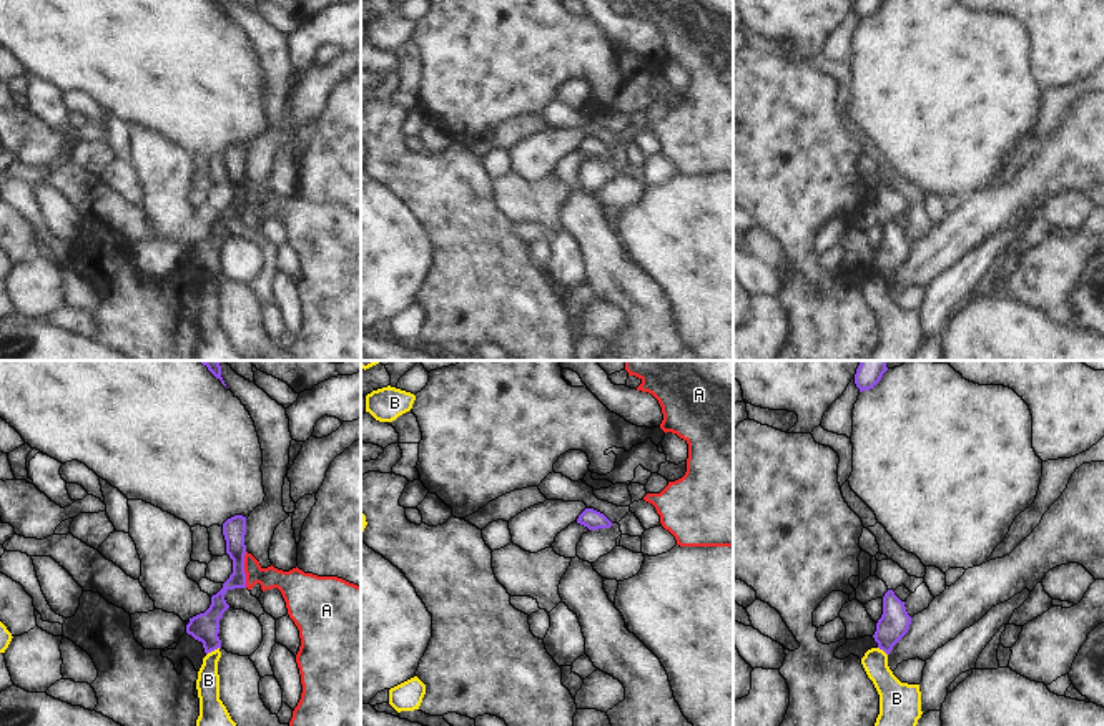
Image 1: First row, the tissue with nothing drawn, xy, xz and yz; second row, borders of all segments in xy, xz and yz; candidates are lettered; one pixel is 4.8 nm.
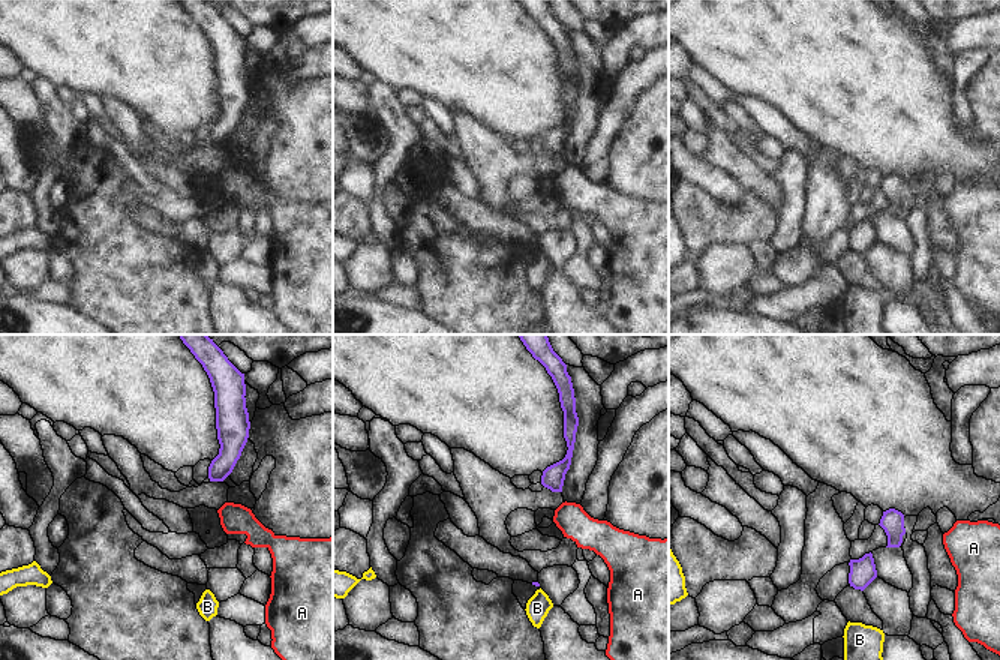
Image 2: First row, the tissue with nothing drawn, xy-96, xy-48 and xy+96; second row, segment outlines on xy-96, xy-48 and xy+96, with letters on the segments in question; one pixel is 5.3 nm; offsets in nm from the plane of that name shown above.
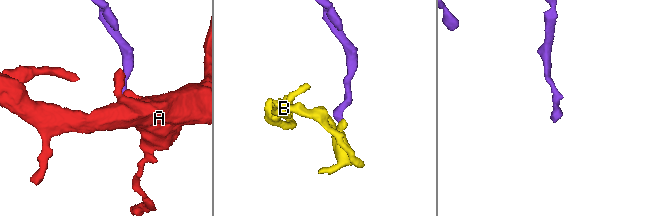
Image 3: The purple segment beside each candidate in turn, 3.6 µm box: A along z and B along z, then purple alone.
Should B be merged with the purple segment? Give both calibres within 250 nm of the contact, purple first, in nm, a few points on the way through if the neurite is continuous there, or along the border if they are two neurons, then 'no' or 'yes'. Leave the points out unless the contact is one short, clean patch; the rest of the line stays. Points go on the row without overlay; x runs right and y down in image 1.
calibres 140 and 110 nm; border xy (218, 274), (206, 283); no

